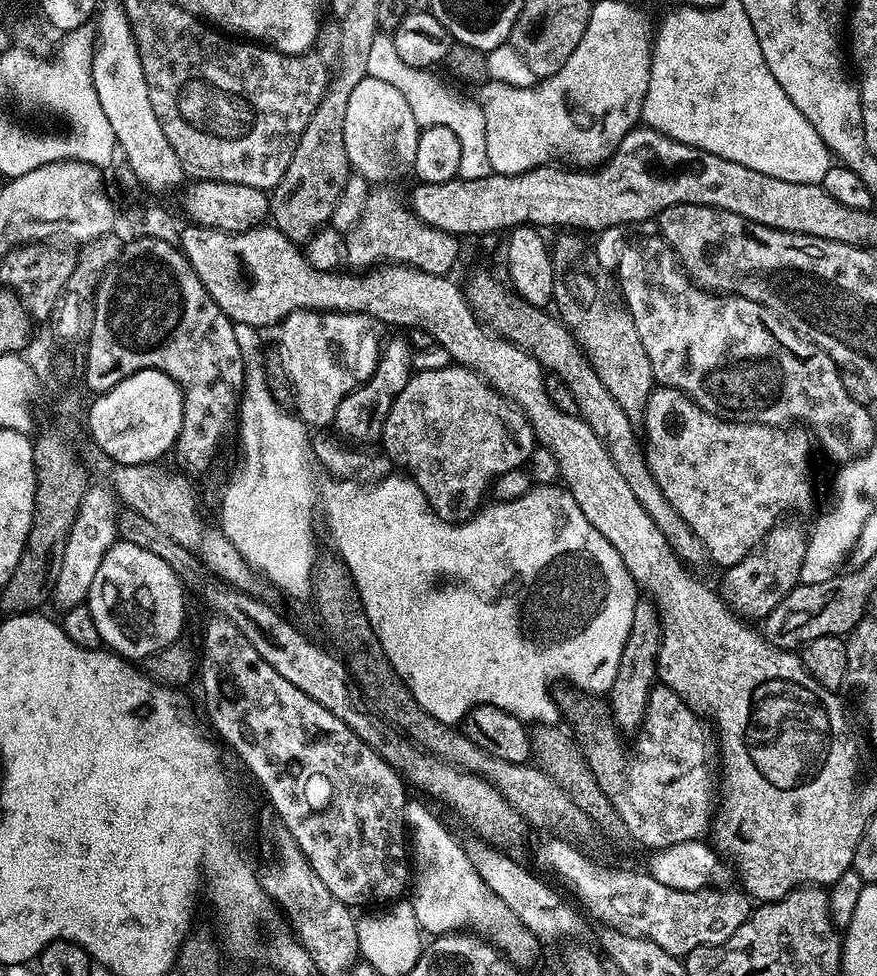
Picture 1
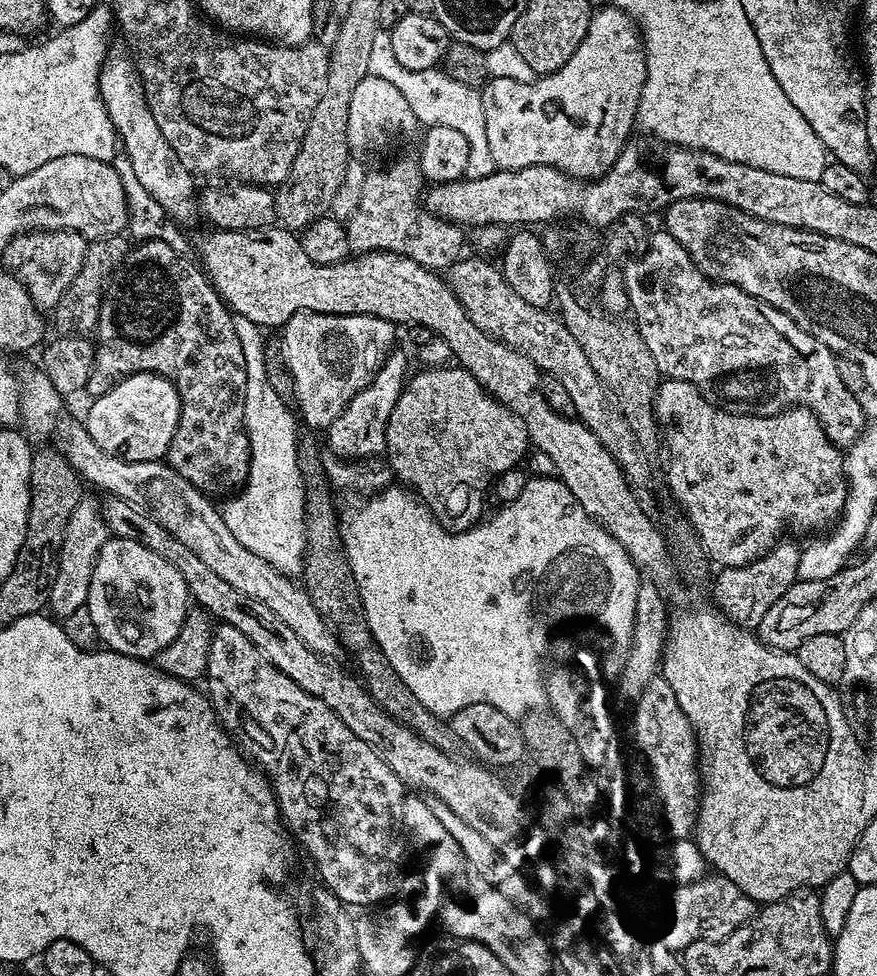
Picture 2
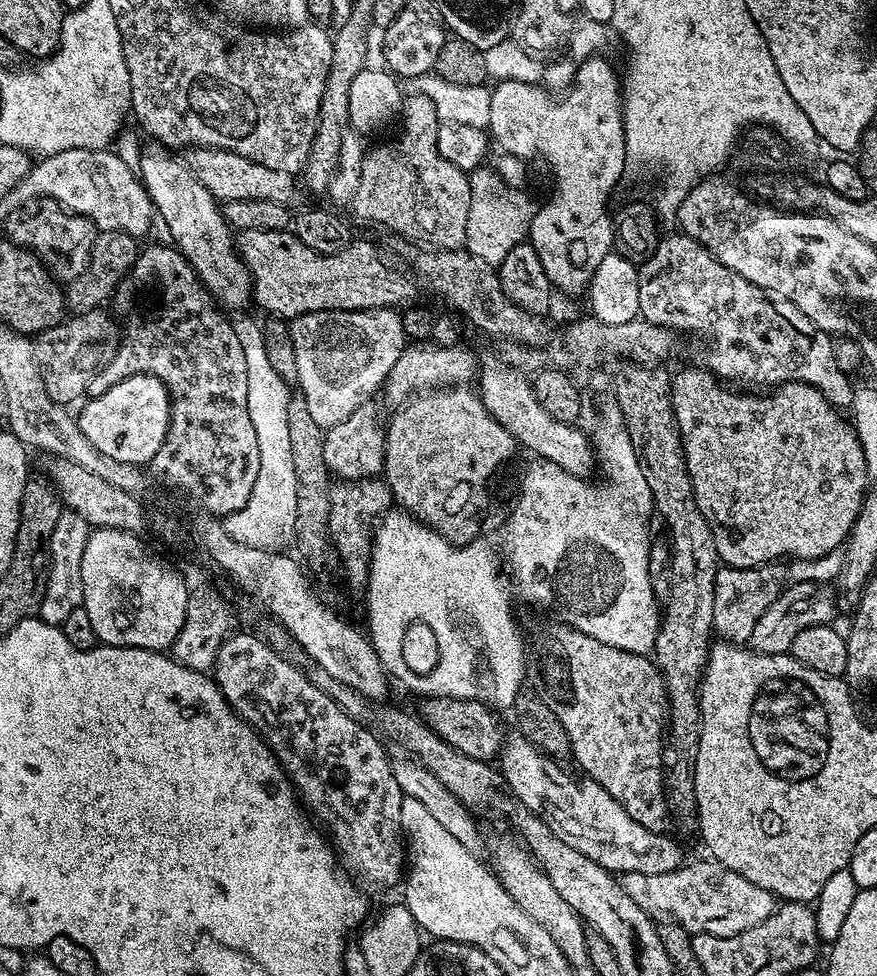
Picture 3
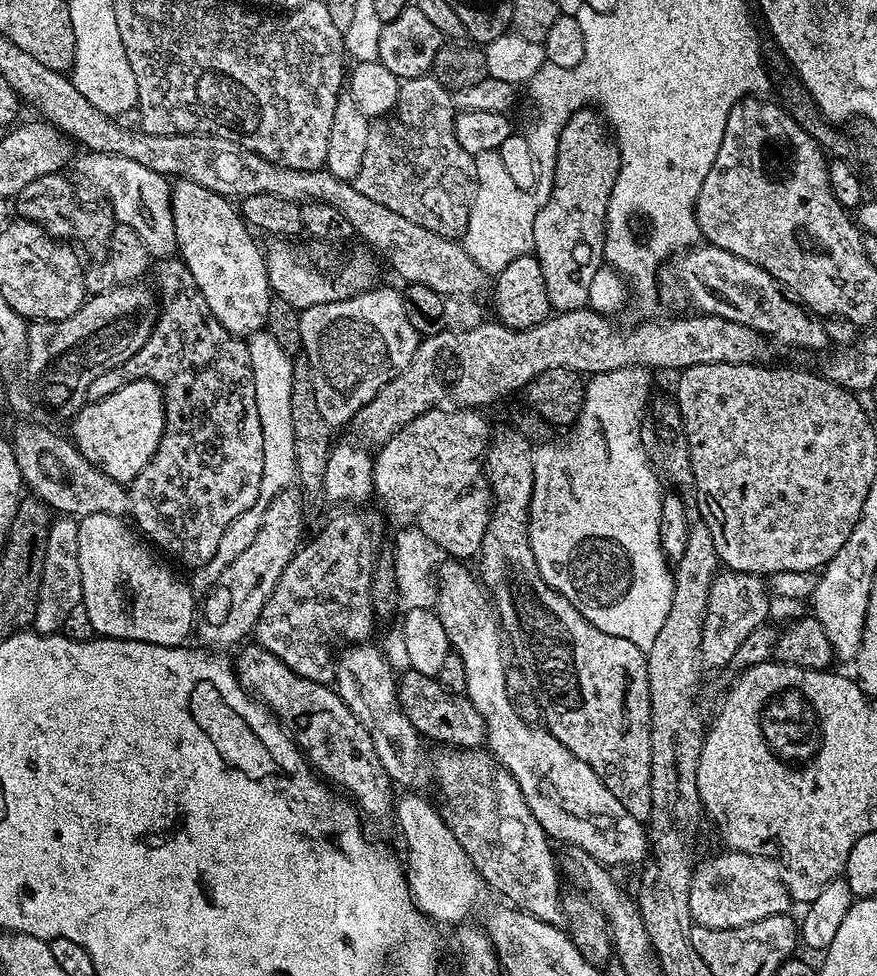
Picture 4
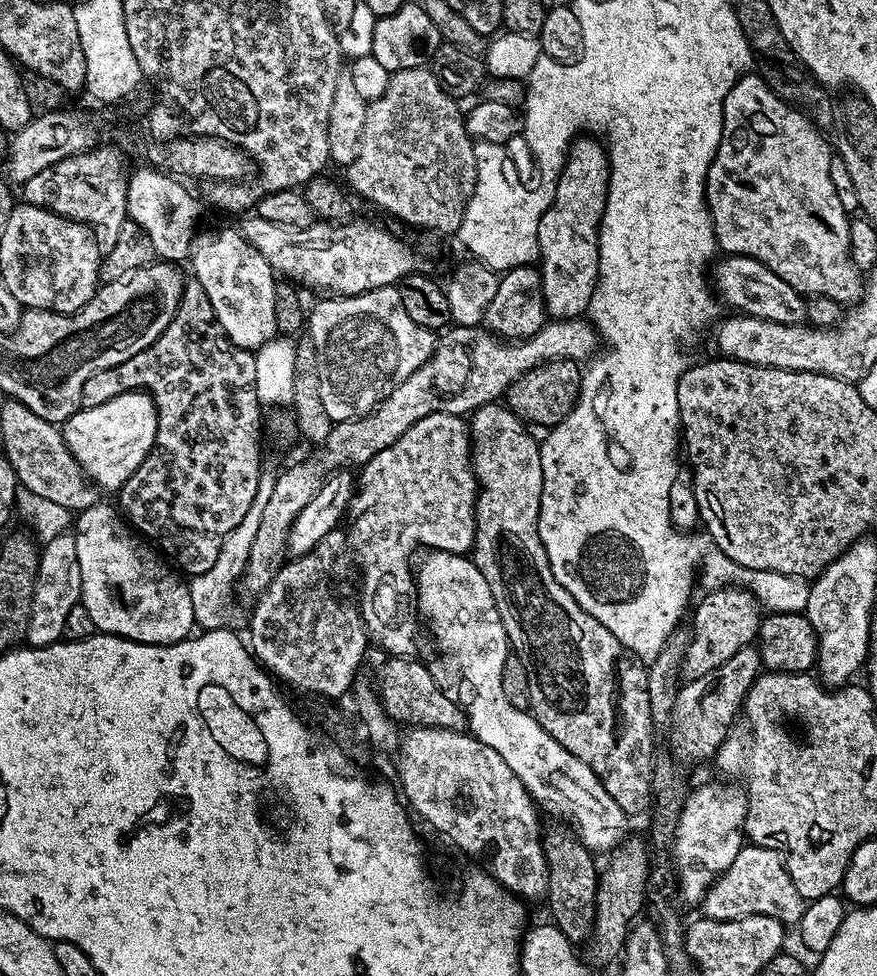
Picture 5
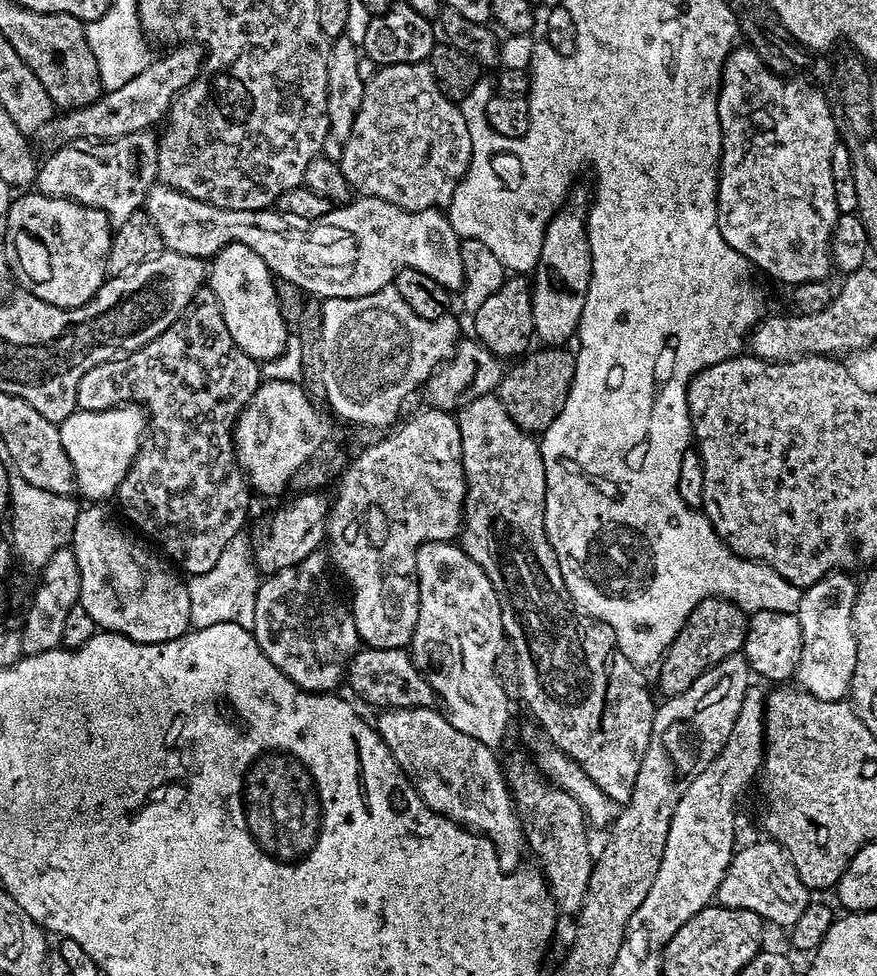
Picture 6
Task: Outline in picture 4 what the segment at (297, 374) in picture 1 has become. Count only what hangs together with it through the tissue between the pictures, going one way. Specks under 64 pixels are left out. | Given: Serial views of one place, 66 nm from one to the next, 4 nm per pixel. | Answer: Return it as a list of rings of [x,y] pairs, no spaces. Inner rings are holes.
[[[377,286],[348,300],[303,309],[300,313],[300,342],[303,355],[308,357],[309,364],[319,375],[321,372],[328,383],[317,382],[314,386],[314,398],[318,398],[318,414],[322,414],[327,424],[347,425],[356,412],[366,406],[366,402],[374,399],[378,390],[382,390],[382,386],[389,384],[412,361],[421,339],[414,326],[410,326],[410,321],[406,319],[403,295],[392,288]]]

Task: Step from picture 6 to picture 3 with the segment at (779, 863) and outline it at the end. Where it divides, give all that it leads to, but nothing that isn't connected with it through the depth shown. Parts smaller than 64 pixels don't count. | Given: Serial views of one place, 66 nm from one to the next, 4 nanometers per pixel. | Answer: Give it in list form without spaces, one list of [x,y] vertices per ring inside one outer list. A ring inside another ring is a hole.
[[[703,859],[693,864],[685,863],[666,874],[621,872],[618,876],[620,888],[649,916],[671,918],[697,936],[733,936],[742,930],[750,930],[750,926],[758,926],[776,911],[778,900],[772,893],[762,890],[762,886],[754,886],[754,882],[742,878],[742,874],[734,874],[734,870],[714,859]]]

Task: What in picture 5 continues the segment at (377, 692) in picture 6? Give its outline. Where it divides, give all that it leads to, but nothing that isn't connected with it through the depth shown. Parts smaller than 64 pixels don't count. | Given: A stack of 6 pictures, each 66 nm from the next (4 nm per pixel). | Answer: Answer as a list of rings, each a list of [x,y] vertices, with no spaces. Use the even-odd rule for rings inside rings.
[[[394,656],[385,659],[380,668],[378,695],[385,714],[397,725],[427,726],[430,728],[452,728],[460,730],[465,727],[464,711],[451,695],[448,696],[436,685],[432,672],[416,658]]]

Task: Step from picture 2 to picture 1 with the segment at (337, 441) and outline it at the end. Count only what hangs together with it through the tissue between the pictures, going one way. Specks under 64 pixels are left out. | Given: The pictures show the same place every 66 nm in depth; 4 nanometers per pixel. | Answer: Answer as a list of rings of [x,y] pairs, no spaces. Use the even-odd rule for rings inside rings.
[[[405,337],[394,338],[390,341],[386,340],[383,348],[381,349],[380,360],[371,374],[371,378],[364,384],[357,385],[356,389],[350,395],[344,396],[342,402],[338,404],[335,410],[335,418],[333,425],[335,431],[345,439],[353,440],[356,442],[364,442],[360,440],[379,439],[383,433],[383,426],[386,414],[389,413],[389,407],[393,404],[393,398],[401,392],[403,386],[412,375],[411,367],[411,353],[412,348]]]

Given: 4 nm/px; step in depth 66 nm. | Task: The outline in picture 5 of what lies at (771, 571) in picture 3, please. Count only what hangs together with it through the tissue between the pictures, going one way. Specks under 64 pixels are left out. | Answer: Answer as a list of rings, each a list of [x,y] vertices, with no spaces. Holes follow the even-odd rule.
[[[725,586],[722,588],[713,588],[703,593],[705,596],[695,604],[691,609],[692,612],[692,637],[687,637],[684,646],[684,661],[680,663],[680,676],[685,681],[697,680],[702,678],[702,674],[710,674],[722,665],[728,658],[733,657],[738,650],[751,645],[756,639],[756,634],[760,629],[762,619],[762,609],[755,599],[745,589],[735,586]]]

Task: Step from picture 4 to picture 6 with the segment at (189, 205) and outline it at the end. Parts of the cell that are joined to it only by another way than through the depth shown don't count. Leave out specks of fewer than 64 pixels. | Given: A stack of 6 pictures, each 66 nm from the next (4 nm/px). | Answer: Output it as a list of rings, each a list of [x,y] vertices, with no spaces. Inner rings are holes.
[[[241,244],[226,246],[219,254],[211,257],[206,284],[212,289],[222,310],[230,338],[234,338],[237,346],[250,359],[267,362],[284,353],[290,338],[290,325],[282,318],[282,310],[278,310],[272,271],[266,262],[262,262],[262,258],[258,258],[258,254]]]

